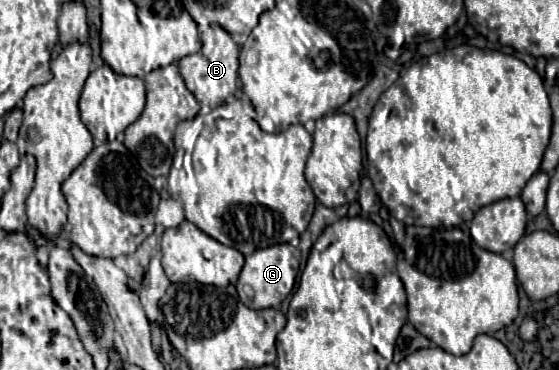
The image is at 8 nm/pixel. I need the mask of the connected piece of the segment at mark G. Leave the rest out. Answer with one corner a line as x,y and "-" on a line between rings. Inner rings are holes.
279,243
267,249
259,249
245,257
243,271
237,279
237,295
249,309
267,309
267,307
281,307
283,299
291,293
295,285
295,277
299,271
301,253
297,247
289,243

